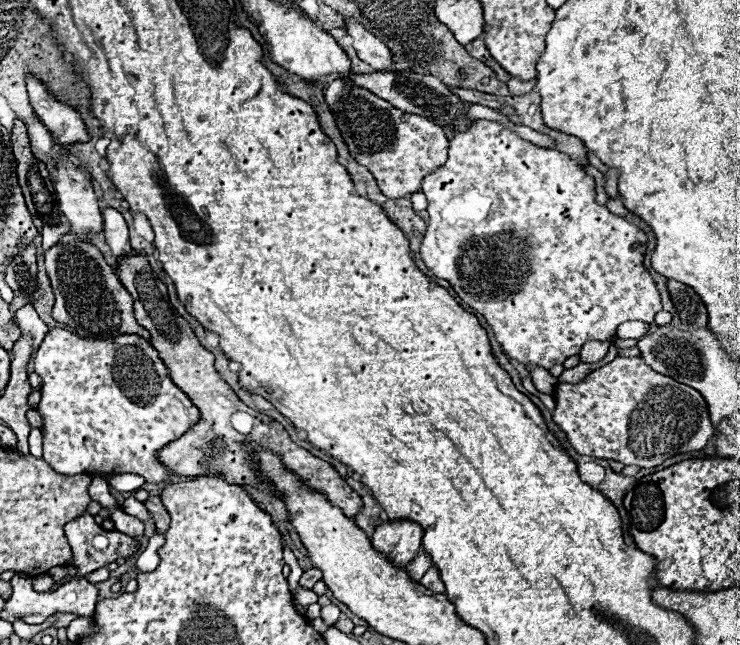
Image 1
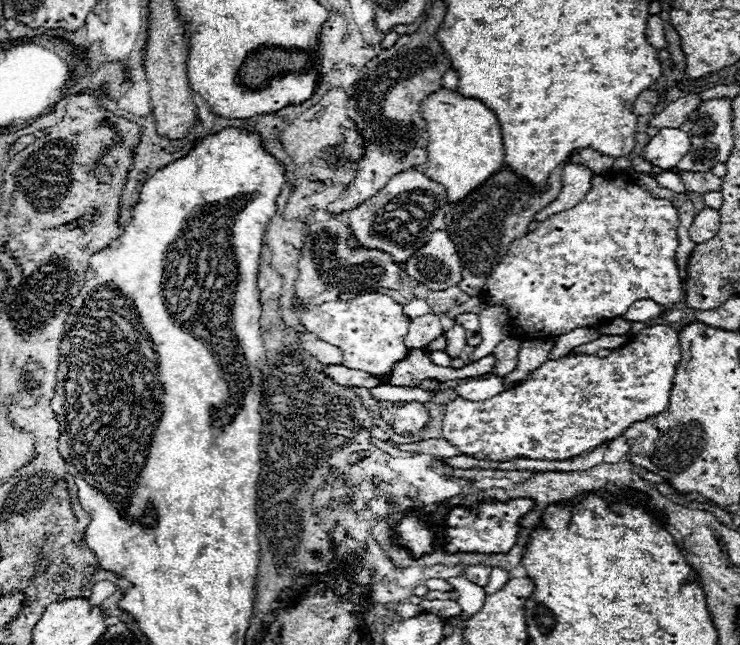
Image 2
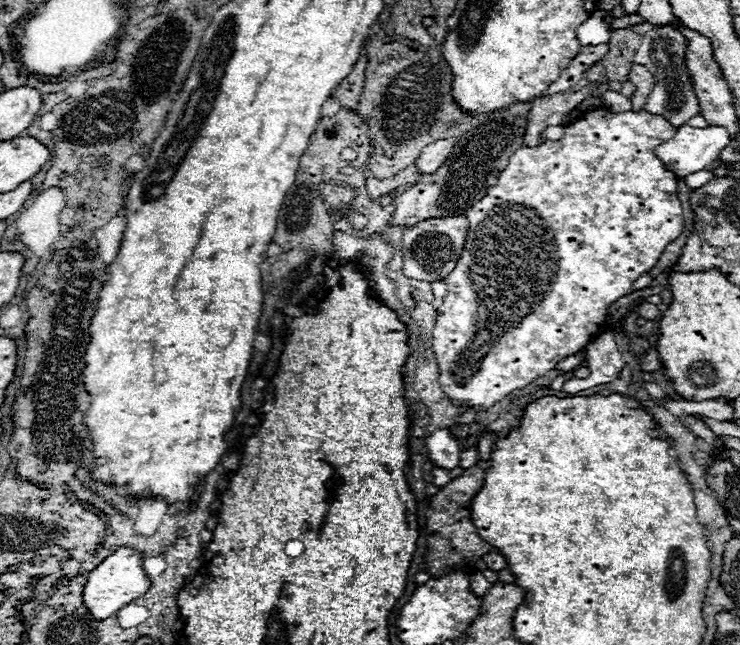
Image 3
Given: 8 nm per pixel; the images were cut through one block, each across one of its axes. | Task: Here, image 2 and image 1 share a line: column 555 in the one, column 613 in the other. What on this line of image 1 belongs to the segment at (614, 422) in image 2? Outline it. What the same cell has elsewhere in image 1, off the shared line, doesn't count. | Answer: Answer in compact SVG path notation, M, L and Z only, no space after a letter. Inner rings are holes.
M614 358L580 384L560 382L554 390L554 422L580 456L652 468L682 452L702 450L716 432L700 392L654 372L642 358Z

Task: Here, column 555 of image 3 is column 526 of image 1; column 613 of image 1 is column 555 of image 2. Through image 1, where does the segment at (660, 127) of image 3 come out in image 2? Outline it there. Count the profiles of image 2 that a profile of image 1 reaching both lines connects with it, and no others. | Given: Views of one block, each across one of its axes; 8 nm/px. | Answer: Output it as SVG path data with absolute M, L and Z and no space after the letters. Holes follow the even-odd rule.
M624 172L610 174L608 178L596 174L590 182L592 188L580 204L552 214L548 220L538 222L534 232L514 240L504 260L482 286L480 298L484 298L488 306L508 306L514 338L558 338L574 328L596 328L604 320L620 316L630 304L642 298L650 298L662 306L674 306L684 298L674 262L678 248L678 210L674 204L670 200L654 198L644 188L632 184L632 178Z

